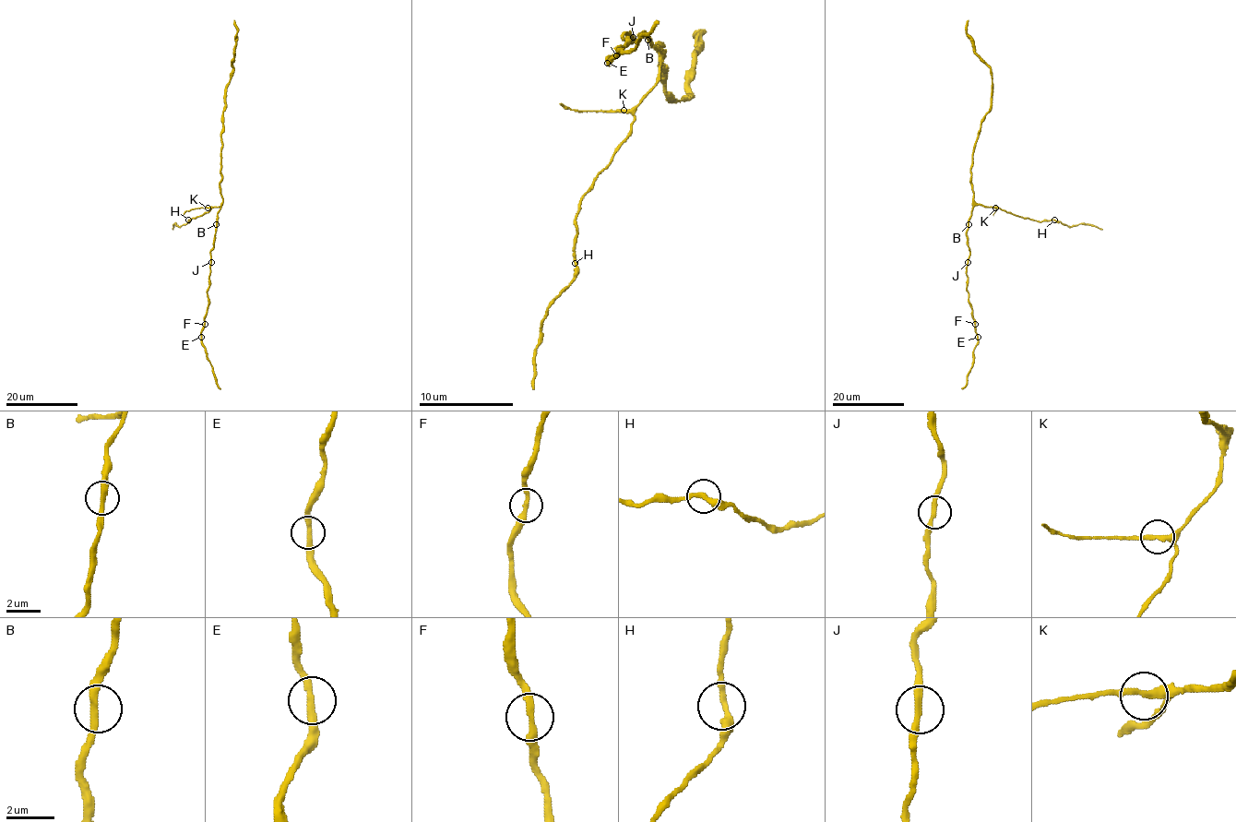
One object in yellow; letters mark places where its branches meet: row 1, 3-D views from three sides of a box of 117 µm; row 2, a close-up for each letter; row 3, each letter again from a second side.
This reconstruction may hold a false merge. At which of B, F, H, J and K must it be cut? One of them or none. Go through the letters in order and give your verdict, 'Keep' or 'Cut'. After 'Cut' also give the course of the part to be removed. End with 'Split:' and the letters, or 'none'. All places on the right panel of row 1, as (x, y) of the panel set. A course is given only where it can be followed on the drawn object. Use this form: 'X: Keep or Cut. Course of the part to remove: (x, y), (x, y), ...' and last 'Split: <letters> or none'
B: Keep
F: Keep
H: Keep
J: Keep
K: Keep
Split: none

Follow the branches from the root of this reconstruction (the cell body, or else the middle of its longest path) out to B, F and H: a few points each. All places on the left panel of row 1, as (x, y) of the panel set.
B: (220, 205), (216, 224)
F: (220, 205), (211, 251), (205, 324)
H: (220, 205), (188, 220)

